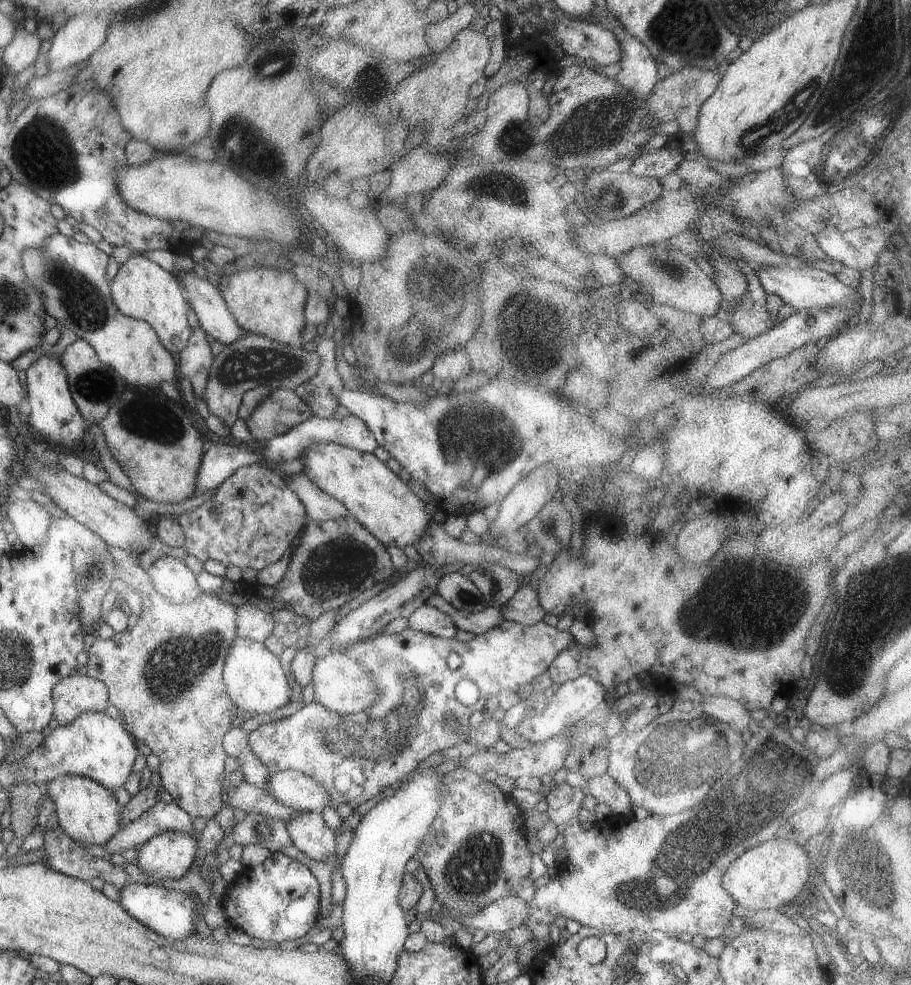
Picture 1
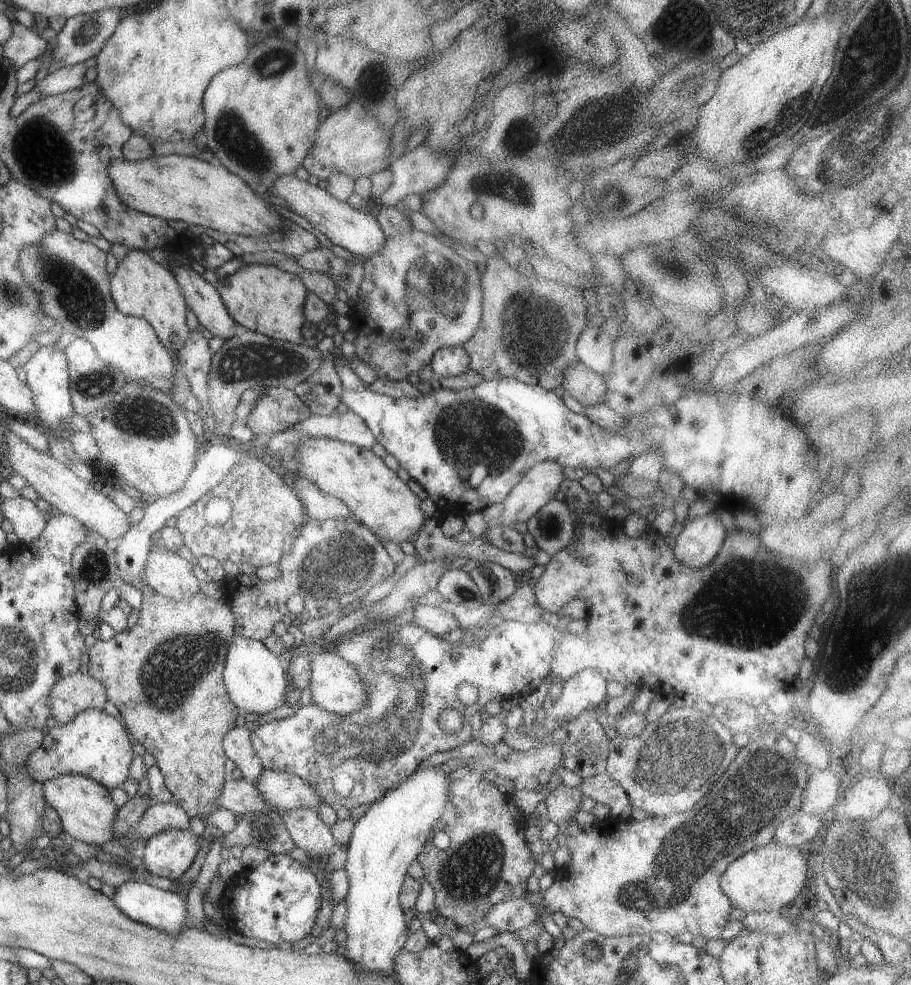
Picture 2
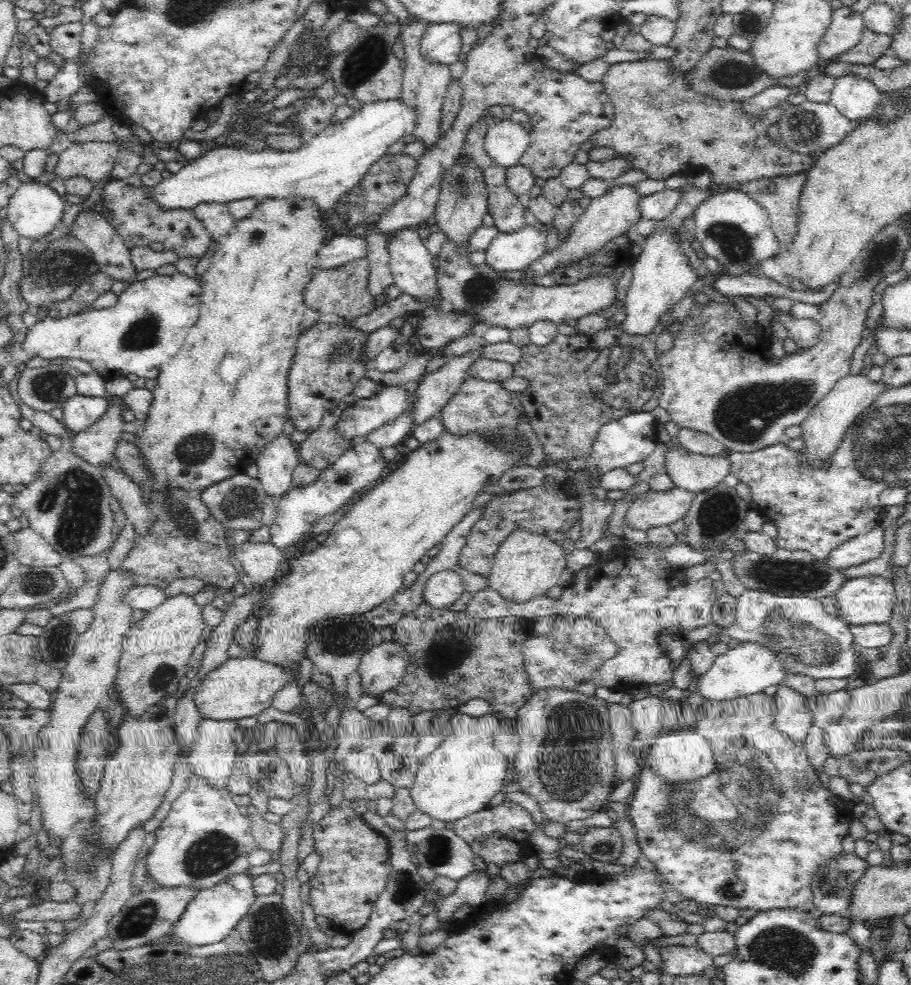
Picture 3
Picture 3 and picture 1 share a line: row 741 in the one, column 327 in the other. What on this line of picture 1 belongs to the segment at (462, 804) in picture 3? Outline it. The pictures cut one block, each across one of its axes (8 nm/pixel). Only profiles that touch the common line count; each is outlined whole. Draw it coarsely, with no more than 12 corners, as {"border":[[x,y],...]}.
{"border":[[337,442],[302,472],[383,547],[417,545],[429,516],[373,453]]}

